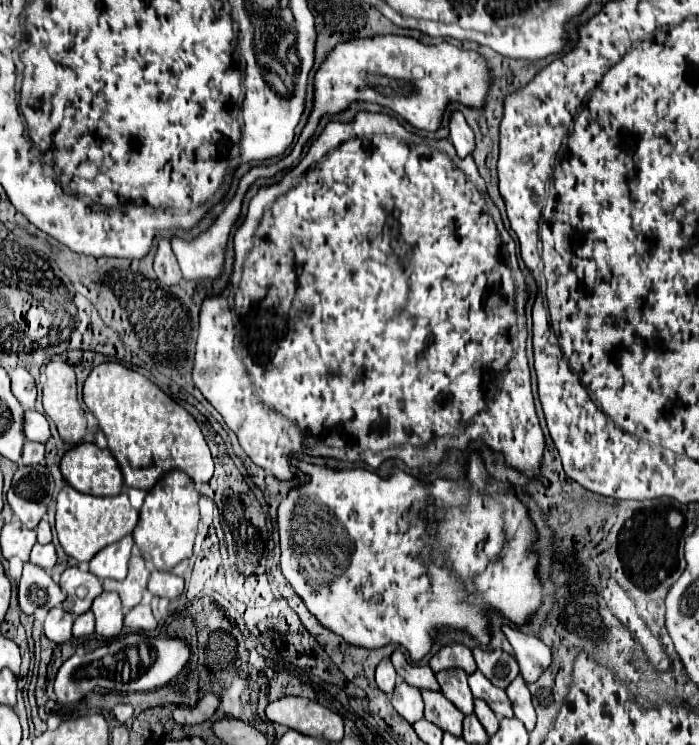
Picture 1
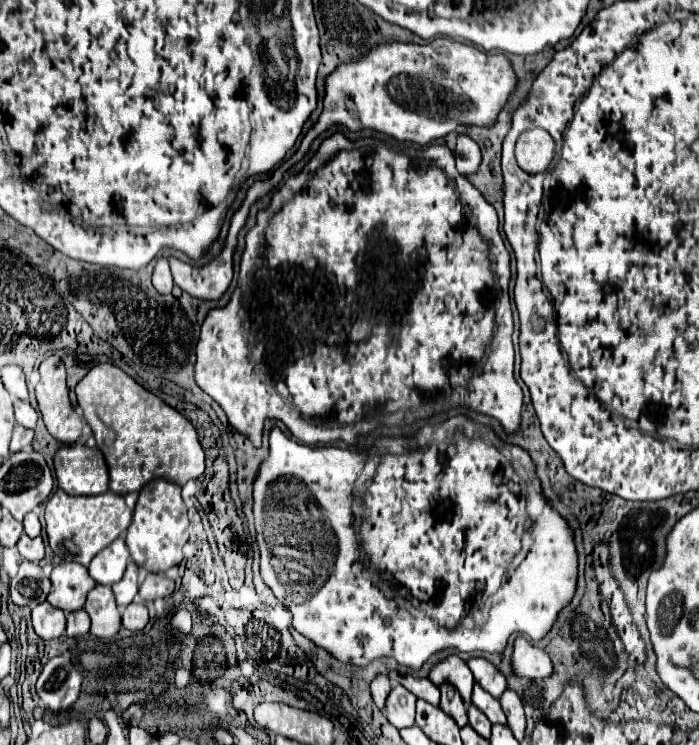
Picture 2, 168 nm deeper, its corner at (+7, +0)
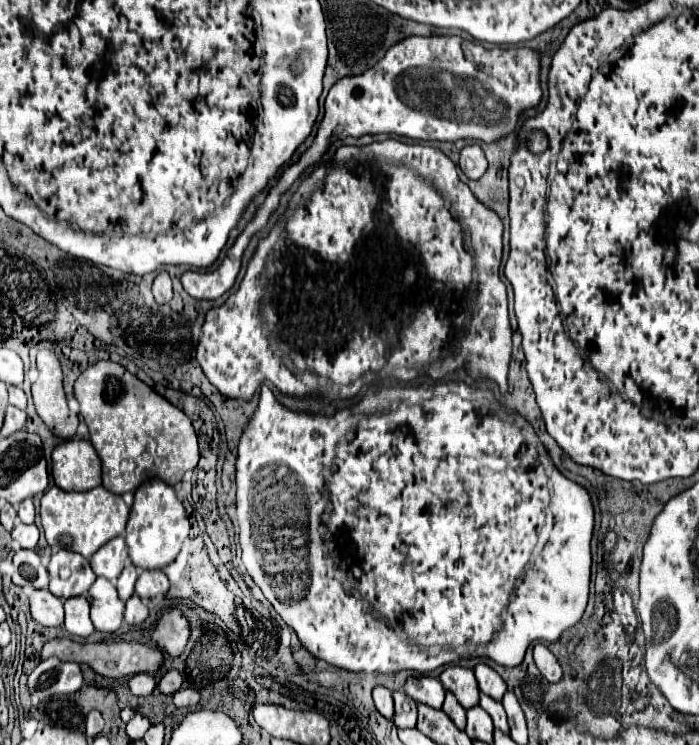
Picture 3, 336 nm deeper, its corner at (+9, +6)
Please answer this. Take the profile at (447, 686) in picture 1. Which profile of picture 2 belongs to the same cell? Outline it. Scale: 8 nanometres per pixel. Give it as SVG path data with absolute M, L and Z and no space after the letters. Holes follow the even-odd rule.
M440 686L440 692L442 692L442 700L440 700L440 708L456 720L456 724L462 728L468 724L468 716L466 716L466 704L462 702L460 694L456 694L454 686Z

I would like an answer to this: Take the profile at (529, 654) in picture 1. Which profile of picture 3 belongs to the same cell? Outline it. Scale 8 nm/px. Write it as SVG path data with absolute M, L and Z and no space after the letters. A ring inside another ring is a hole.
M536 644L532 648L532 656L534 656L534 662L536 662L538 670L542 672L542 676L548 682L558 682L562 678L562 668L560 668L556 656L544 644Z

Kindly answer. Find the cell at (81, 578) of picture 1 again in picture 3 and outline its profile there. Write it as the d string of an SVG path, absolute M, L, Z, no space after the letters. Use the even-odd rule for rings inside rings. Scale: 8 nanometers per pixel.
M60 550L52 556L48 564L50 574L50 592L58 598L70 596L84 596L96 580L88 560L80 554Z

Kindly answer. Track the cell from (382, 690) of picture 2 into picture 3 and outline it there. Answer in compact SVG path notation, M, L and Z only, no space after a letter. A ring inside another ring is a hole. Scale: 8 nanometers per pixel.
M376 686L374 692L372 692L372 696L374 696L374 704L376 704L378 712L380 712L382 716L386 716L386 718L392 718L392 714L394 714L392 692L390 692L386 686Z

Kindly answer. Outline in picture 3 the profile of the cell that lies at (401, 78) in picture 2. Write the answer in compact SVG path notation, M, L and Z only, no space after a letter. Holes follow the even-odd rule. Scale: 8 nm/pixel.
M408 36L400 40L376 66L358 76L346 76L330 88L324 102L324 118L312 146L282 172L216 270L182 274L180 282L184 290L198 300L216 300L234 286L242 254L252 234L264 228L268 216L278 206L280 194L286 192L308 166L320 160L332 140L346 136L358 138L362 134L398 134L414 140L454 142L460 138L474 138L492 142L510 134L516 128L518 114L540 102L542 90L538 72L538 52L522 46L486 50L460 36Z

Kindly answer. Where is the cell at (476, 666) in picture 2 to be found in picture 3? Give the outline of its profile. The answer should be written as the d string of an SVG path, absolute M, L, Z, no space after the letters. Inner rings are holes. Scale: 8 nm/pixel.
M476 664L474 676L476 676L478 686L484 694L492 696L494 700L502 700L502 696L506 692L506 682L500 678L500 674L496 670L492 670L486 664Z

